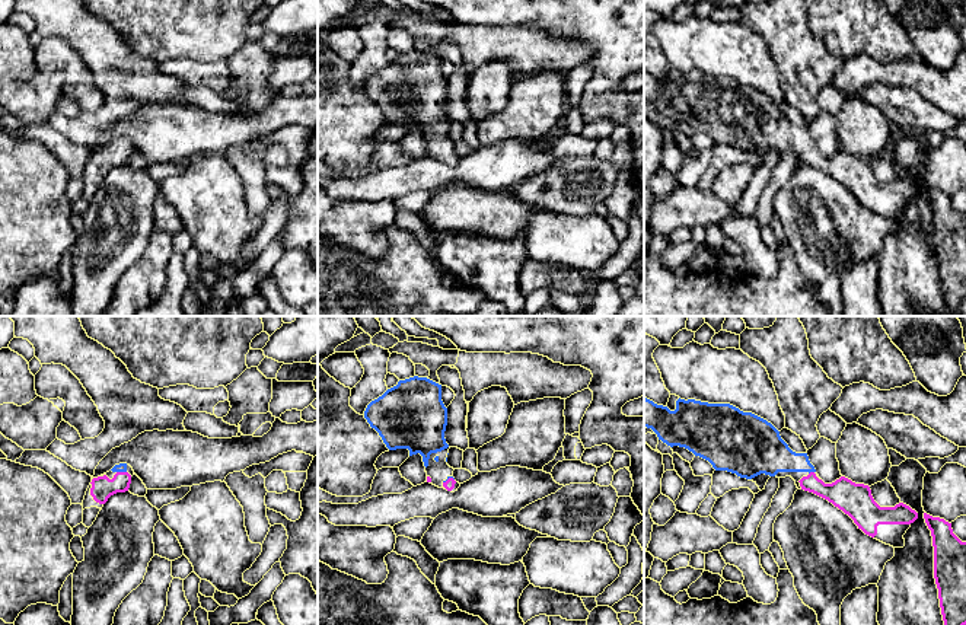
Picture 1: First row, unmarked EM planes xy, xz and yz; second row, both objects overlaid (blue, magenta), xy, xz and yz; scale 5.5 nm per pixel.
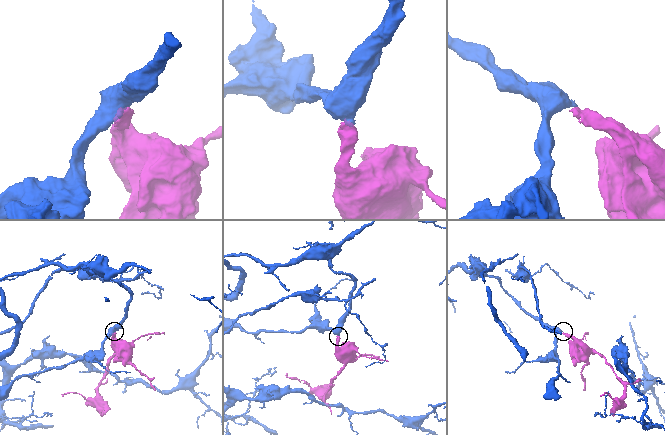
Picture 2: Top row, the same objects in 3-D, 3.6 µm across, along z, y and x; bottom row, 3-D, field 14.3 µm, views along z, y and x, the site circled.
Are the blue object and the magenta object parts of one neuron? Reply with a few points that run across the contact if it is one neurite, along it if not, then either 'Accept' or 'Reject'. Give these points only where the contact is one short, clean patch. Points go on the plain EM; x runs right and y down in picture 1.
Line: yz (770, 127), (800, 136), (810, 144), (823, 163), (847, 169). Accept

